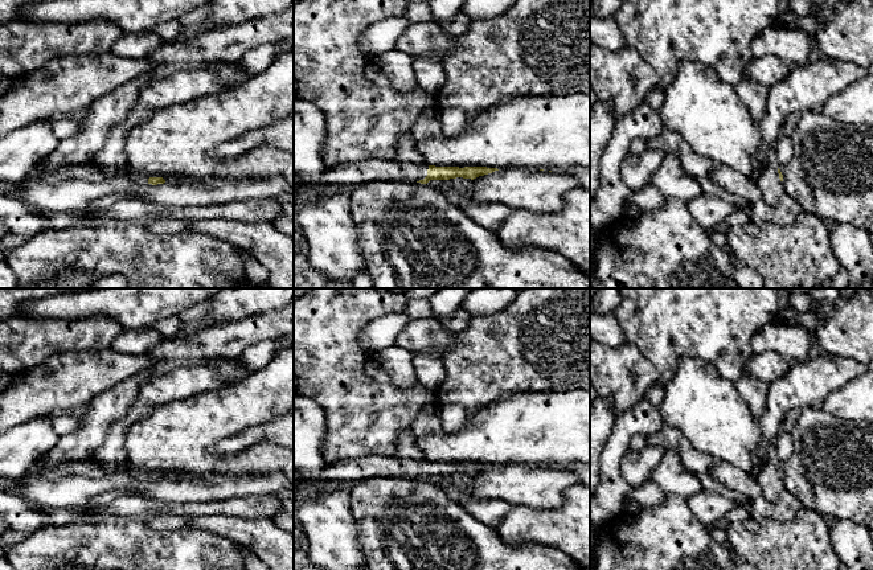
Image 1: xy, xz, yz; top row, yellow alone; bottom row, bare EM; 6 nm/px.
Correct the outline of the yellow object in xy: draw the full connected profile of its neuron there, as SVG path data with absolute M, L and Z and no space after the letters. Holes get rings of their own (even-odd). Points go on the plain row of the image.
M95 460L42 467L41 471L16 480L0 477L0 491L53 509L89 507L93 497L111 489L128 491L165 504L181 504L278 493L294 489L294 483L280 472L251 476L205 475L187 479L167 479L163 473L149 473L147 479L140 479L128 468L102 466Z

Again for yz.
M767 460L757 476L757 483L762 491L762 496L767 501L775 503L779 493L784 489L780 466L776 462Z

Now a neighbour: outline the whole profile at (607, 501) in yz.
M645 397L631 410L618 417L601 456L599 485L590 497L590 522L601 526L624 510L624 499L632 491L620 473L620 462L636 434L651 435L661 430L664 422L659 409Z

